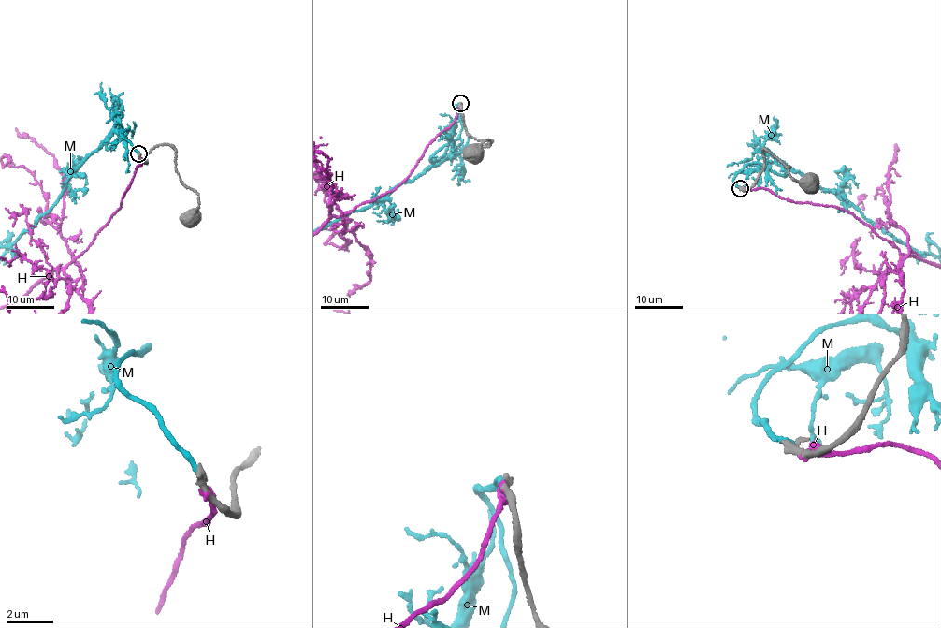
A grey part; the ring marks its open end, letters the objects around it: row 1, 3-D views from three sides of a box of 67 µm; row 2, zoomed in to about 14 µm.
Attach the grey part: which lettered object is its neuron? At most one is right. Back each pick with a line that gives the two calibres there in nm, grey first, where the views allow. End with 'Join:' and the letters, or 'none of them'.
Join: none of them

